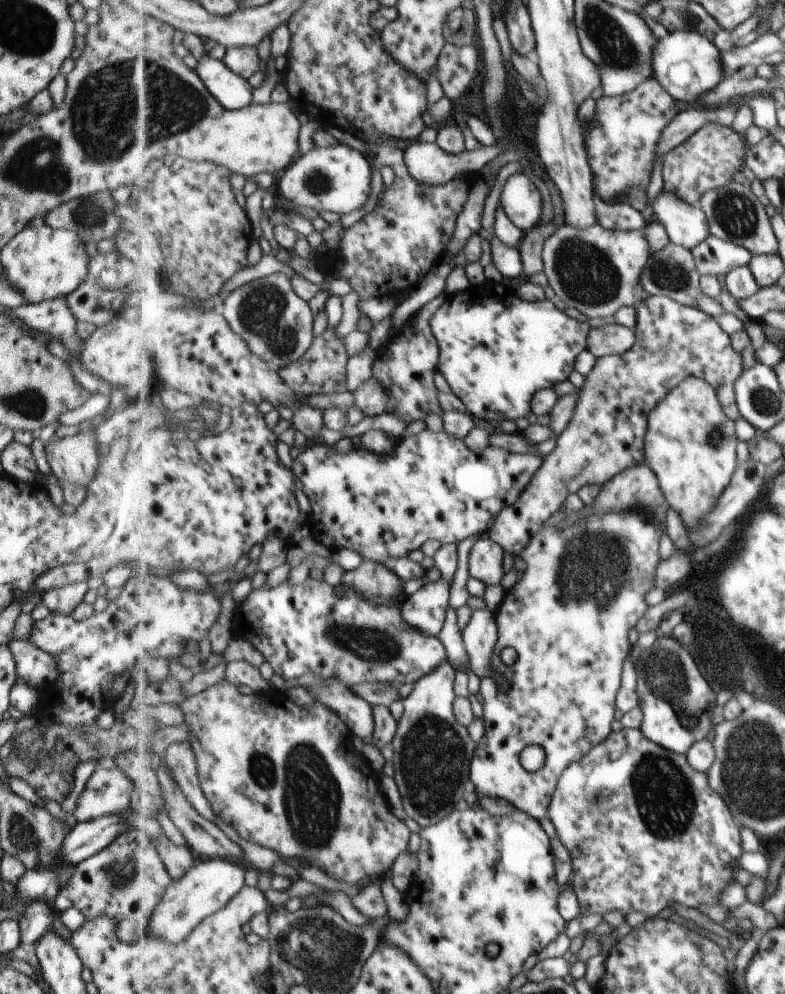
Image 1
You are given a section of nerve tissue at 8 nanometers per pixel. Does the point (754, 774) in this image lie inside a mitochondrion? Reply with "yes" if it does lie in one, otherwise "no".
yes

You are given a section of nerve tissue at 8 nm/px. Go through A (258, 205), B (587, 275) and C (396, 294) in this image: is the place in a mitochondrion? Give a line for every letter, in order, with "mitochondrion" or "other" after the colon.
A: other
B: mitochondrion
C: other

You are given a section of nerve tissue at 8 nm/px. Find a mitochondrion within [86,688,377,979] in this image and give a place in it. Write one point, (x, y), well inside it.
(311, 801)

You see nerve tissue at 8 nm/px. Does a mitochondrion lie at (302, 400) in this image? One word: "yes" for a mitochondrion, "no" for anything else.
no

